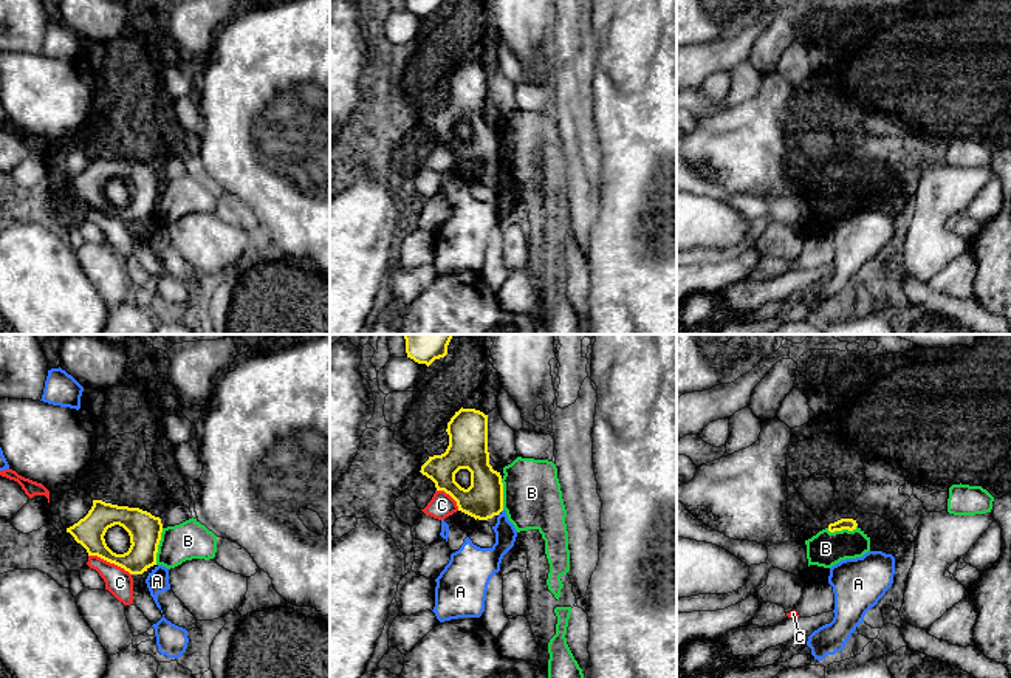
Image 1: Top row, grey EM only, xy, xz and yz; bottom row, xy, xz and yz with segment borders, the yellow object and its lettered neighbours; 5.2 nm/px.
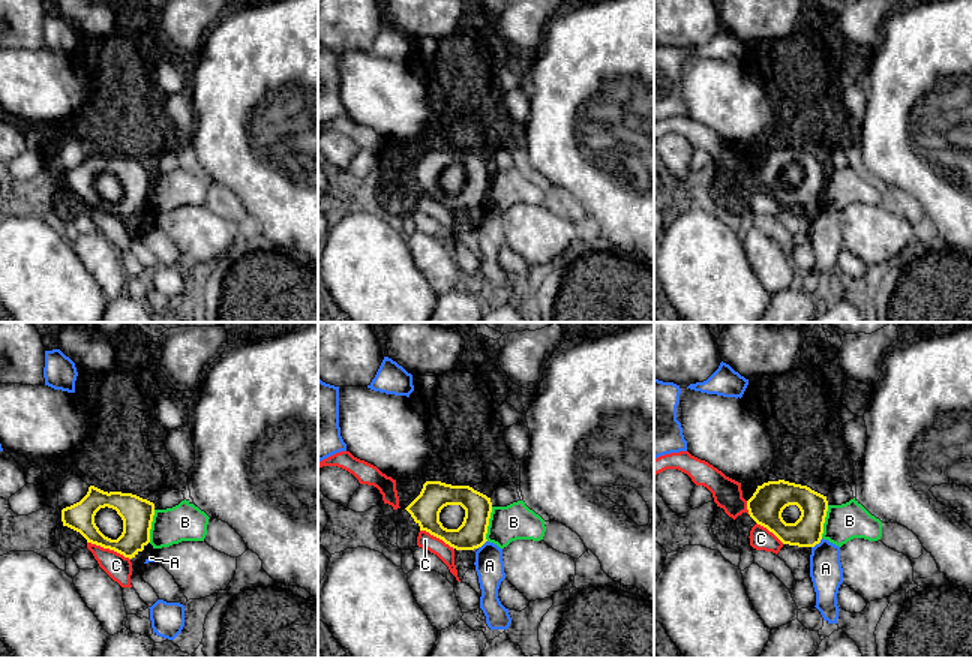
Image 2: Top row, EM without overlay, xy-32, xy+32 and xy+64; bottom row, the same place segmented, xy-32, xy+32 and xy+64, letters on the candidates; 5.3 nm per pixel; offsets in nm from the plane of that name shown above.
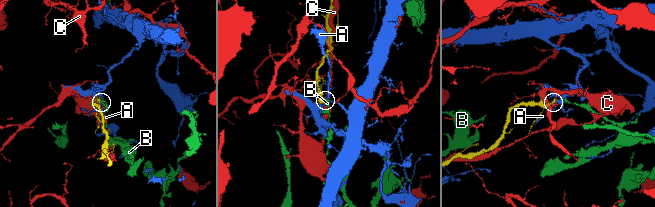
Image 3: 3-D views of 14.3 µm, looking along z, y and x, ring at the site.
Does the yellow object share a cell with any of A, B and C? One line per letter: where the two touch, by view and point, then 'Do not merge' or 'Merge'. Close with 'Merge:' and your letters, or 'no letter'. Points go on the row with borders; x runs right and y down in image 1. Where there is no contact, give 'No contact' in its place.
A: Touches yellow at xz (500, 511). Do not merge
B: Touches yellow at xy (157, 547). Do not merge
C: Touches yellow at xy (110, 562). Do not merge
Merge: no letter

